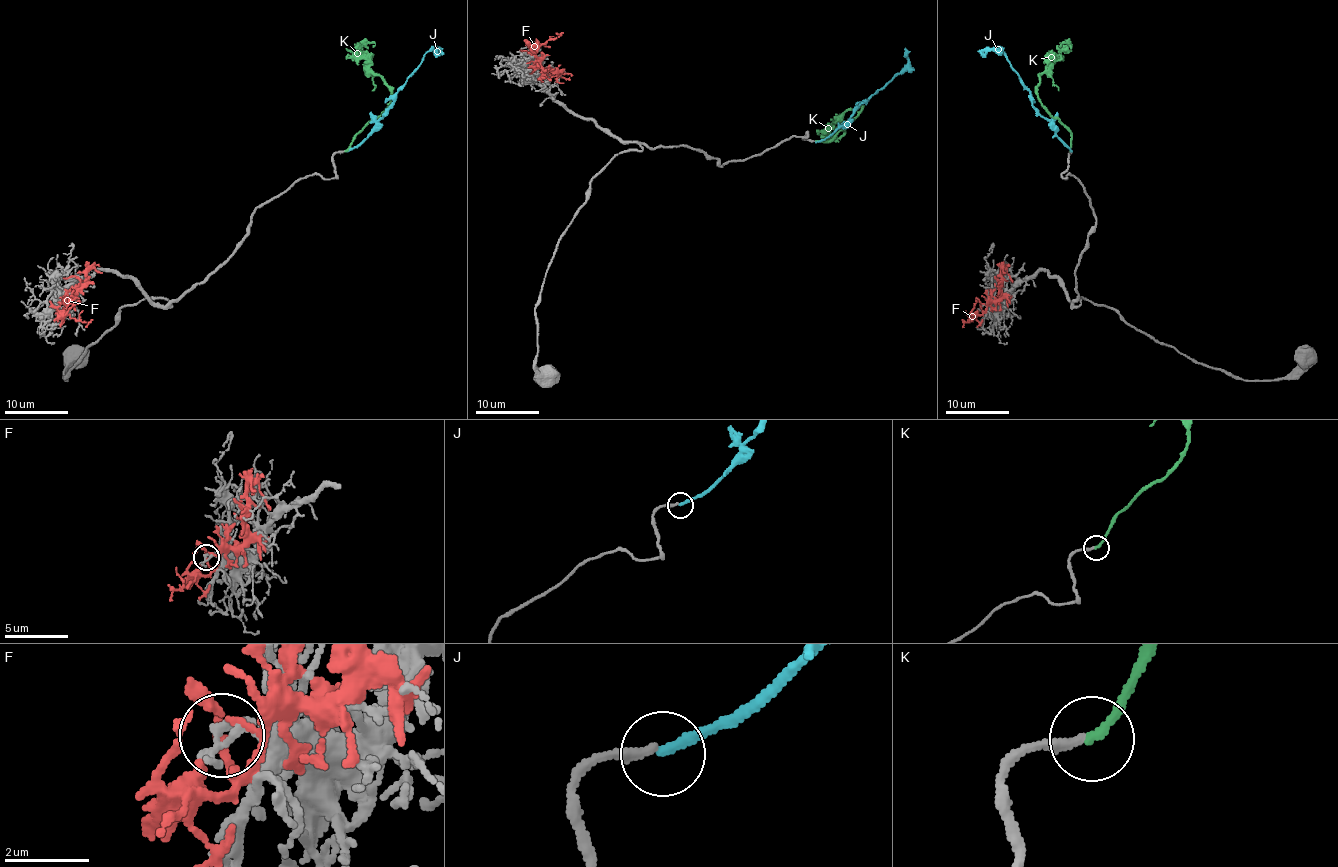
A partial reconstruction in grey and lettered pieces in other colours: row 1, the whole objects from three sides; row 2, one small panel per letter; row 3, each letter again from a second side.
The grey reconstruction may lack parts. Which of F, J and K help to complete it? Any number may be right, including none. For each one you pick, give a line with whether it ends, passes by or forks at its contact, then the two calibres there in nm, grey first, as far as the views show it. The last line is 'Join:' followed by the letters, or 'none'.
K: it ends there; 220 nm thick on the grey side, 200 nm on the other
Join: K

